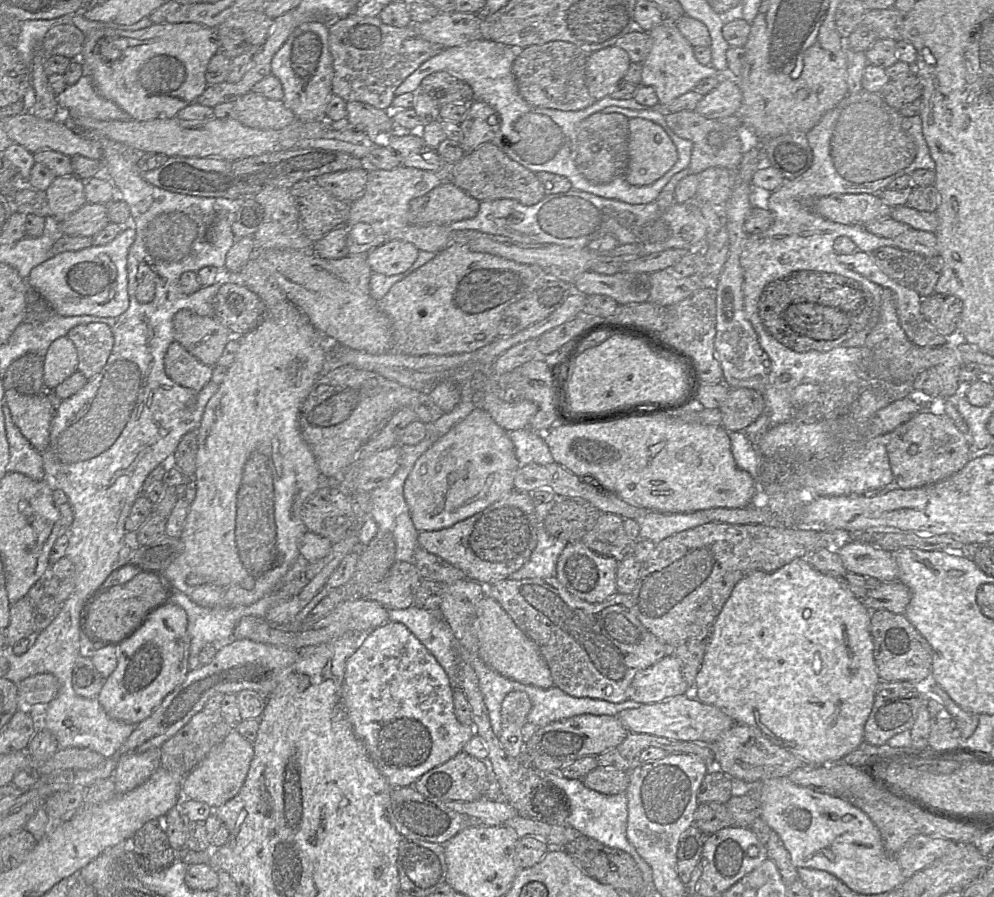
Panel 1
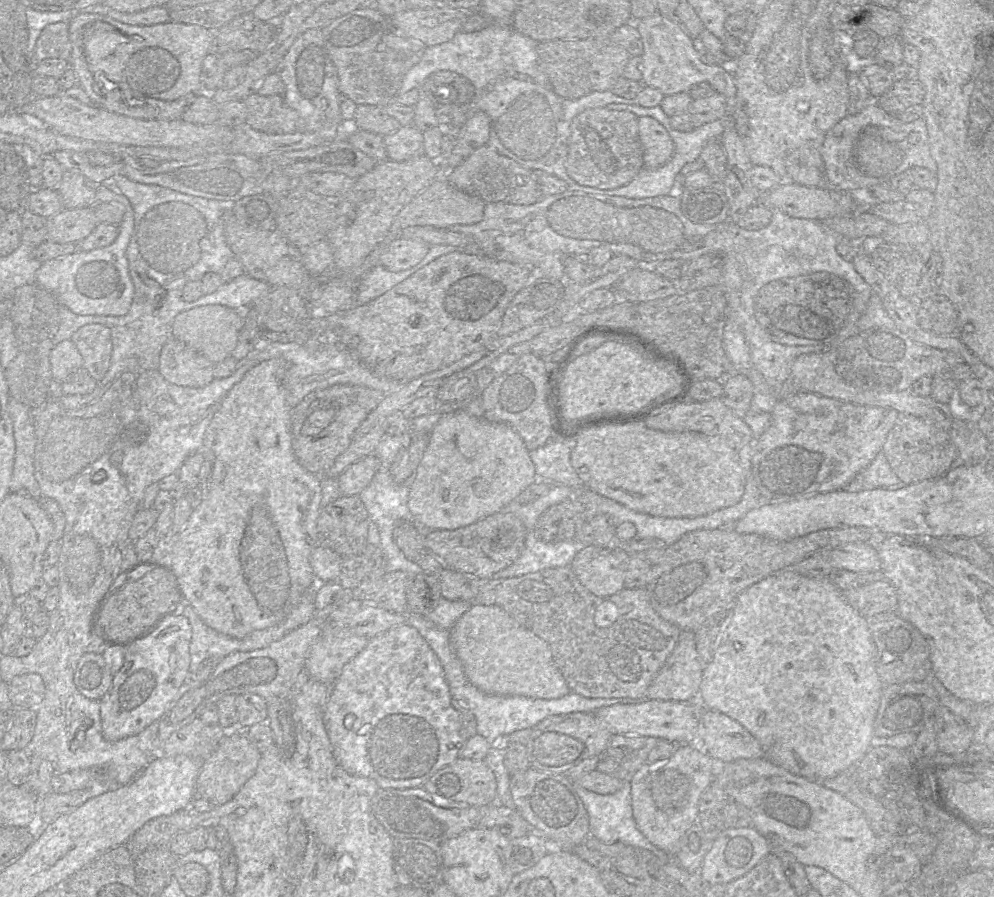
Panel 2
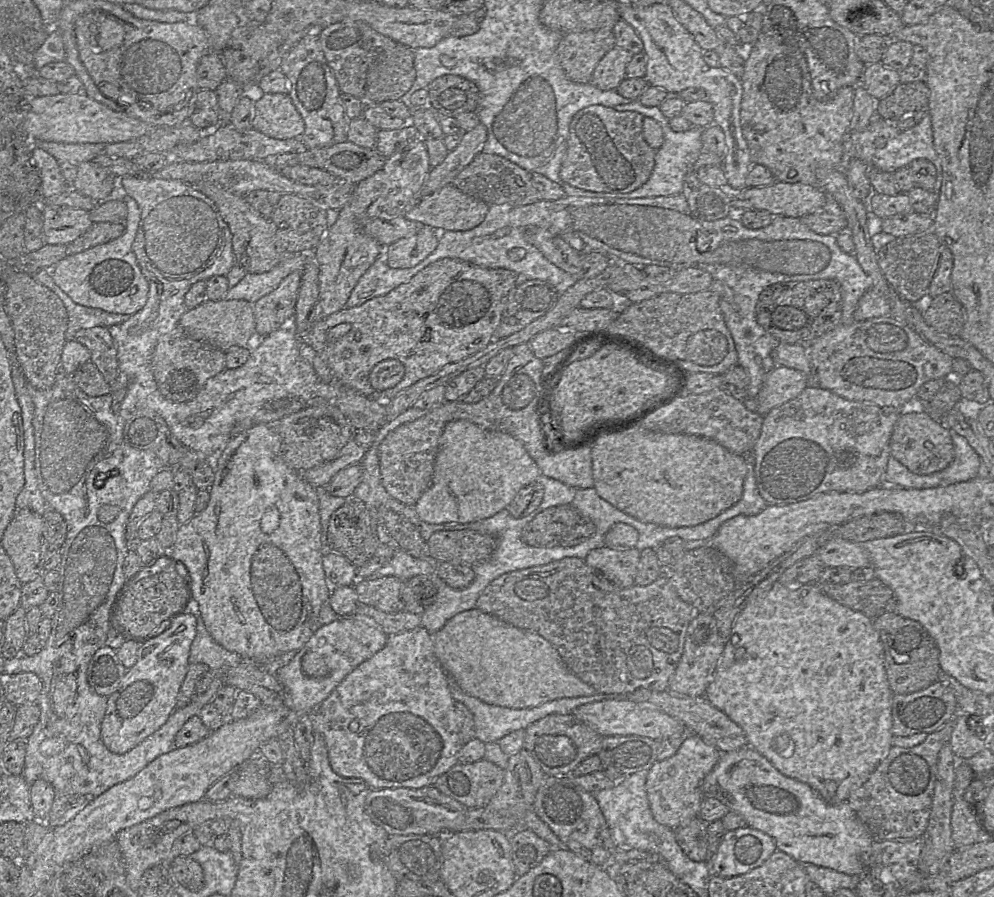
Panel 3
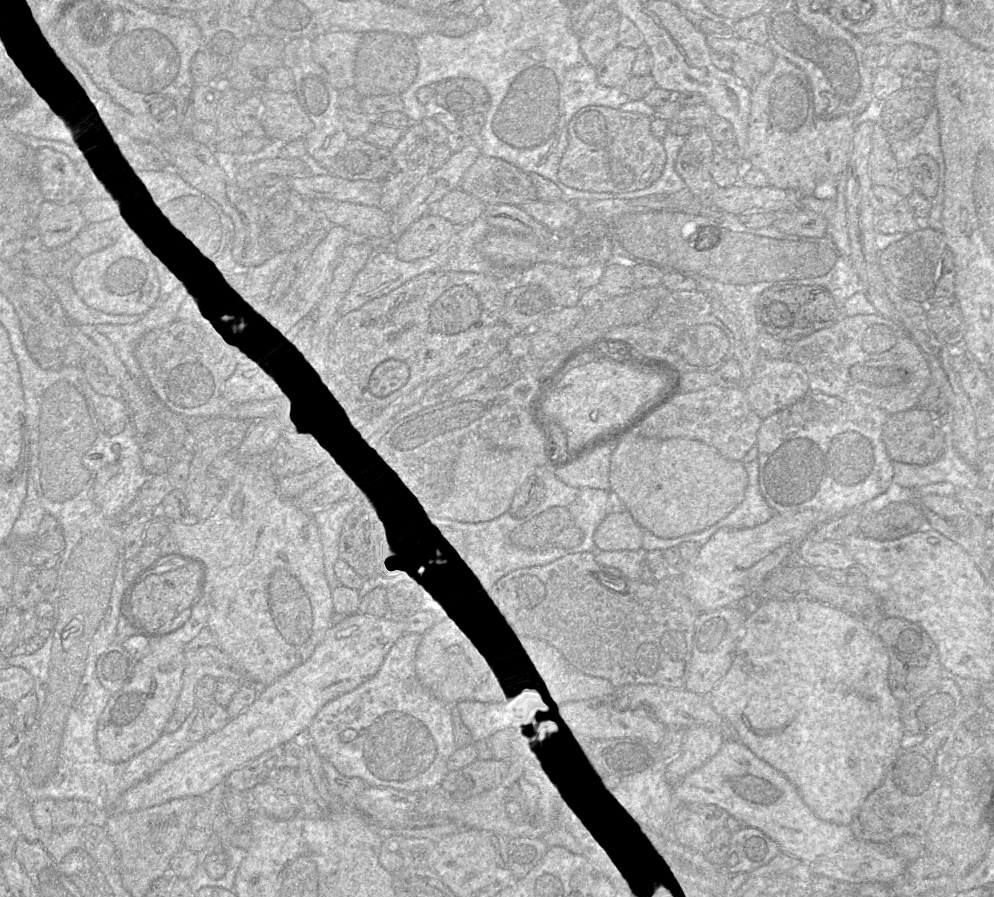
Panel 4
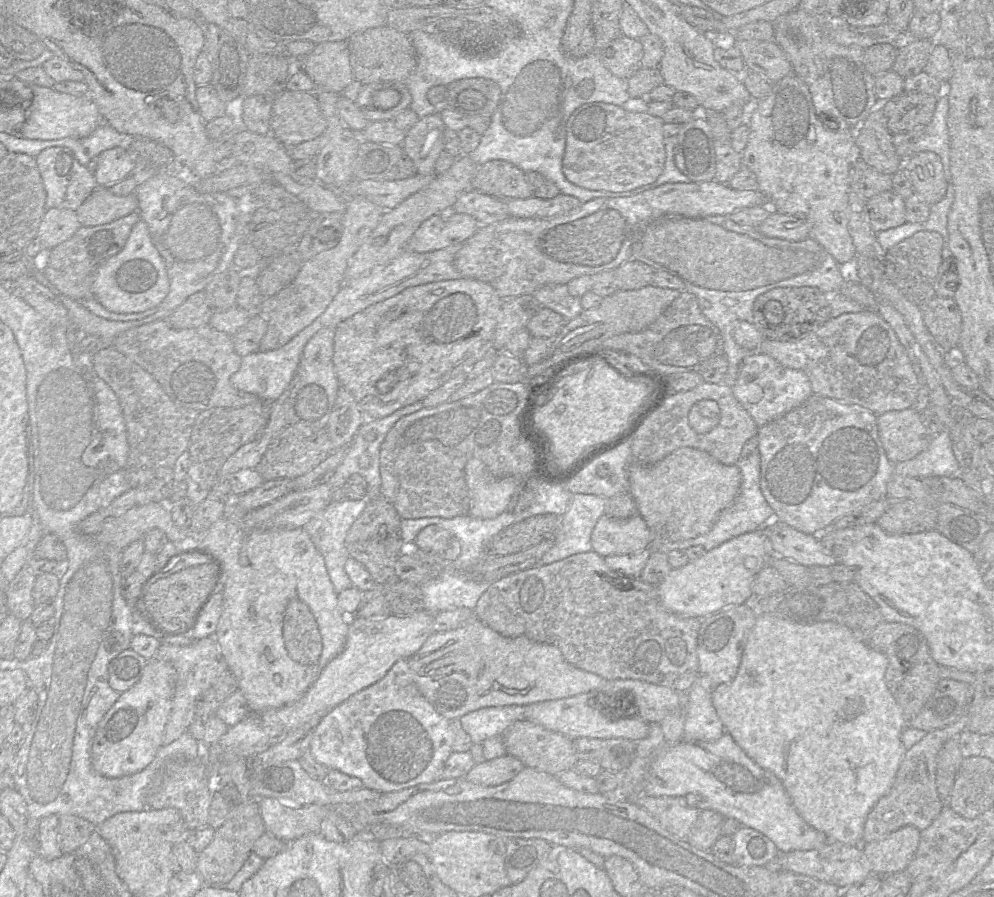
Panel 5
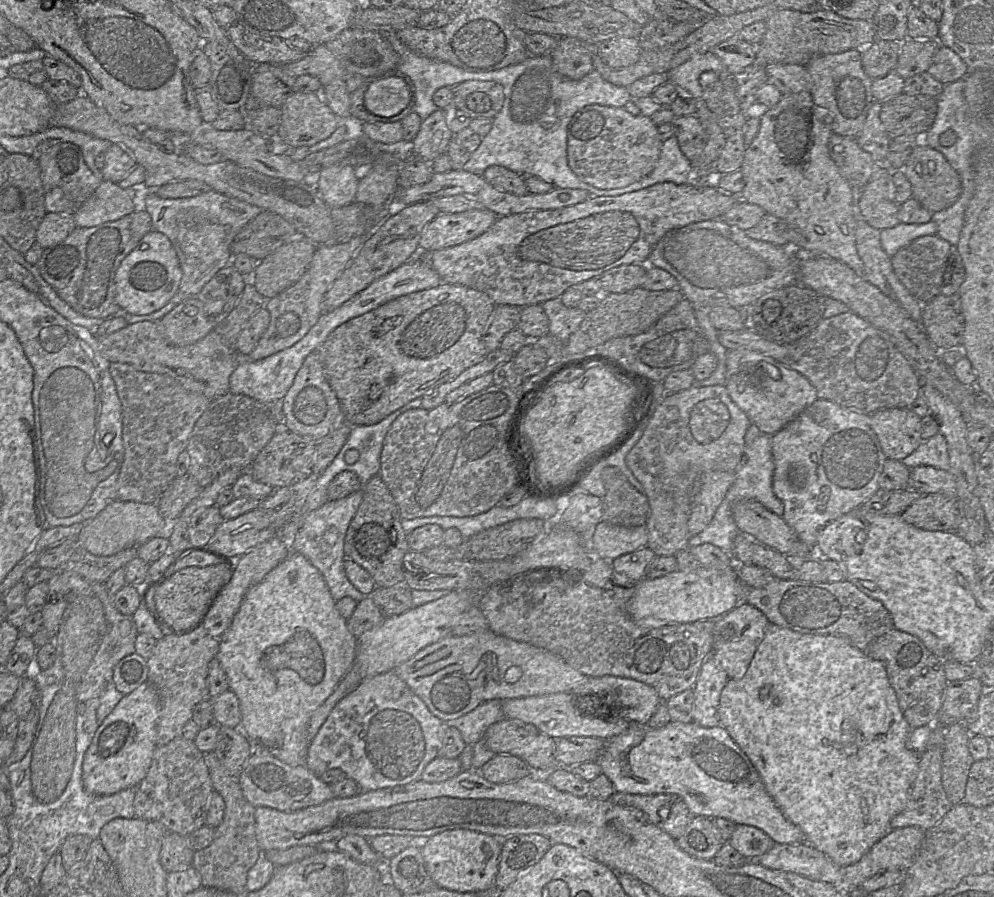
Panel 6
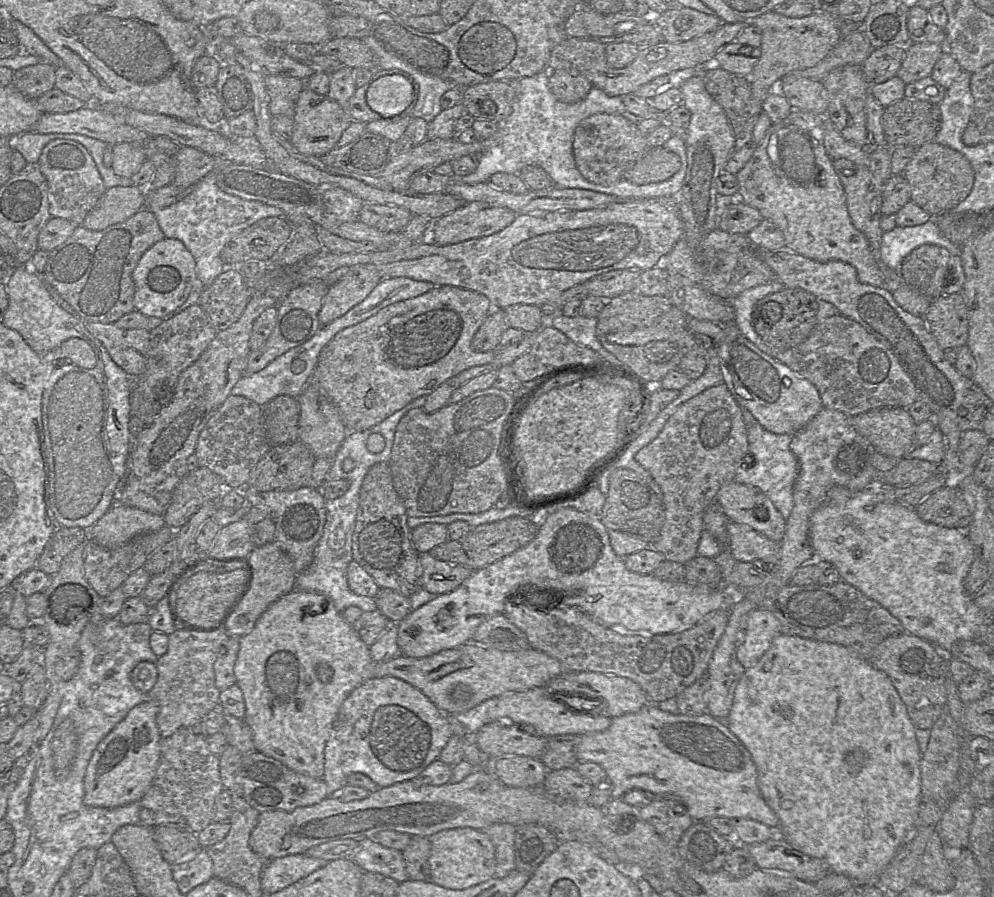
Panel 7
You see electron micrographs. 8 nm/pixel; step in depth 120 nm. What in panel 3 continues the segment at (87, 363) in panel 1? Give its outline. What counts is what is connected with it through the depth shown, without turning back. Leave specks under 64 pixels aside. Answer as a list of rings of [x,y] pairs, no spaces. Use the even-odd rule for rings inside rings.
[[[107,327],[80,329],[73,340],[83,344],[90,351],[90,361],[96,365],[106,382],[112,383],[117,378],[117,349]]]

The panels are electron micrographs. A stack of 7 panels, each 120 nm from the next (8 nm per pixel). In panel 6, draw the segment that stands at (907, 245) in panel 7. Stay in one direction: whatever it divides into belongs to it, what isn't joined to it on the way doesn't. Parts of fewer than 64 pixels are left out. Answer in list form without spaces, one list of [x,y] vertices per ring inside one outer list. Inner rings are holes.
[[[933,221],[922,224],[898,223],[896,226],[880,230],[880,242],[885,253],[892,257],[898,250],[921,236],[934,236],[937,226]]]

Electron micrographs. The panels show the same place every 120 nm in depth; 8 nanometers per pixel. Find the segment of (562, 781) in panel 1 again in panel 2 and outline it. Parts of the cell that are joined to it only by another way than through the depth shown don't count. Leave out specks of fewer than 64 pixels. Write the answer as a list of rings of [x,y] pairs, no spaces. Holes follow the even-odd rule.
[[[627,779],[624,786],[613,794],[601,795],[589,791],[574,782],[575,790],[582,800],[589,816],[590,836],[606,844],[622,843],[632,847],[645,849],[659,858],[662,864],[674,861],[667,853],[658,849],[639,831],[633,818],[631,802],[631,786]]]

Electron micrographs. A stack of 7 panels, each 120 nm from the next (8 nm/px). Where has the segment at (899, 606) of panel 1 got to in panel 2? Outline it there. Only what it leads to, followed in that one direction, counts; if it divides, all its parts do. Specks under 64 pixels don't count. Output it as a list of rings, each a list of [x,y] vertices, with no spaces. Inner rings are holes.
[[[886,579],[843,590],[842,594],[845,600],[865,618],[895,611],[898,606],[896,590]]]

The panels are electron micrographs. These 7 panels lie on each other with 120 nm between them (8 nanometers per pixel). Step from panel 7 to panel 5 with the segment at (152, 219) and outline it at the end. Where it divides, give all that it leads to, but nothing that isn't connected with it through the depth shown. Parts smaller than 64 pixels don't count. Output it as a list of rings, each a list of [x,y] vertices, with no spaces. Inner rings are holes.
[[[132,212],[108,224],[81,226],[67,241],[50,250],[44,269],[45,277],[58,291],[76,301],[94,298],[93,274],[107,259],[119,253],[125,246],[134,225],[141,220],[138,212]]]

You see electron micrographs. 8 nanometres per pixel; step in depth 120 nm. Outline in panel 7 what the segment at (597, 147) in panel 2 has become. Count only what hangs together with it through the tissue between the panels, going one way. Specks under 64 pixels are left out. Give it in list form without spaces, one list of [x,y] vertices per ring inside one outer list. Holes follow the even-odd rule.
[[[600,113],[594,114],[577,126],[573,139],[573,154],[576,166],[582,176],[596,184],[609,185],[623,179],[624,174],[649,150],[647,135],[642,134],[637,124],[622,115]]]

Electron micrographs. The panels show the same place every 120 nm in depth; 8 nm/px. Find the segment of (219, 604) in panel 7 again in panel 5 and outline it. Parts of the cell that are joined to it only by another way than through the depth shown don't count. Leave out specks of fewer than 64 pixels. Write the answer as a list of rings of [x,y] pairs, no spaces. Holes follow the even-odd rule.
[[[203,564],[164,576],[150,585],[144,605],[156,623],[165,630],[184,630],[189,628],[205,601],[219,589],[221,565]]]

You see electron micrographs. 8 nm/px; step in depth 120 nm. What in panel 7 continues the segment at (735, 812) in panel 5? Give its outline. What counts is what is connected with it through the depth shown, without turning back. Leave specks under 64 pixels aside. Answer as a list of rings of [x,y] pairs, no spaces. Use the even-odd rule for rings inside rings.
[[[648,703],[638,712],[611,718],[610,726],[604,731],[579,736],[576,755],[578,762],[594,762],[605,770],[607,782],[612,787],[612,799],[621,798],[630,789],[640,789],[657,797],[669,797],[675,799],[680,804],[682,803],[686,807],[688,814],[693,818],[694,822],[701,822],[711,817],[728,817],[732,819],[745,818],[766,824],[770,828],[777,829],[779,833],[779,819],[771,807],[766,803],[760,792],[757,768],[751,754],[739,739],[729,730],[724,721],[713,717],[707,712],[699,716],[689,716],[680,713],[675,715],[662,711],[654,703]]]

